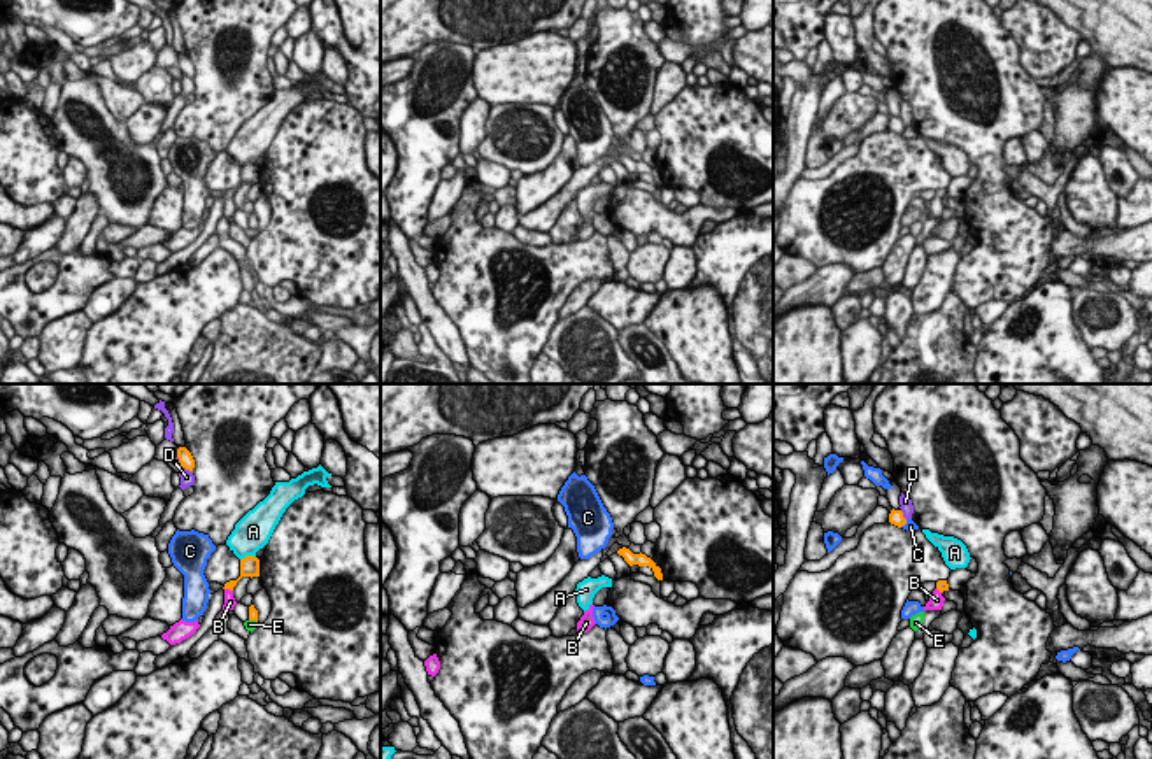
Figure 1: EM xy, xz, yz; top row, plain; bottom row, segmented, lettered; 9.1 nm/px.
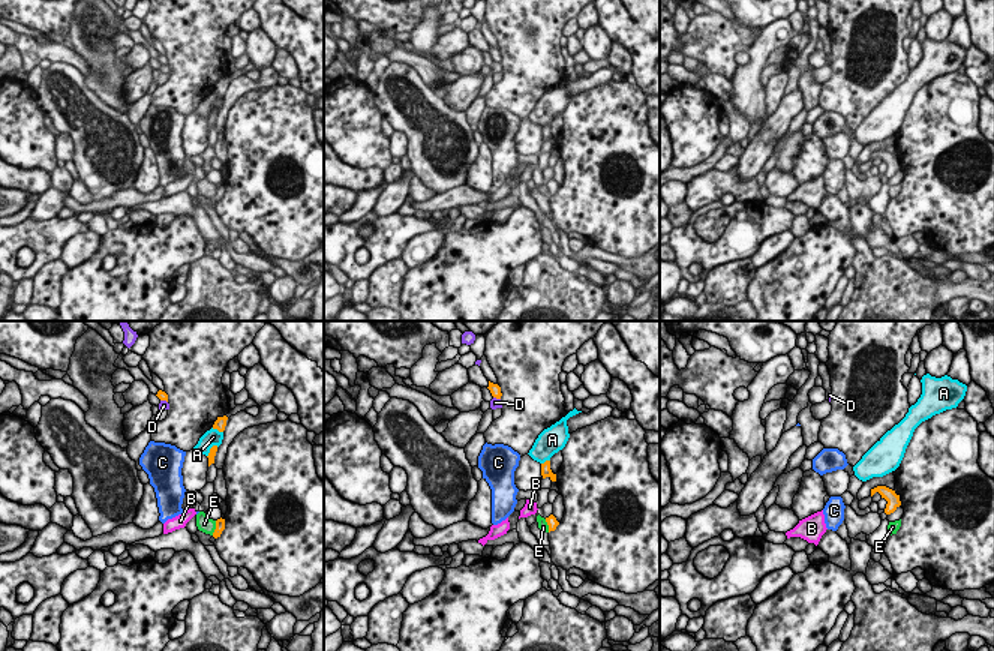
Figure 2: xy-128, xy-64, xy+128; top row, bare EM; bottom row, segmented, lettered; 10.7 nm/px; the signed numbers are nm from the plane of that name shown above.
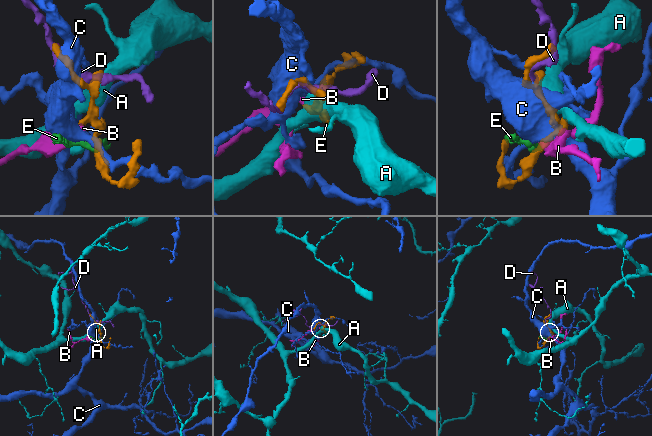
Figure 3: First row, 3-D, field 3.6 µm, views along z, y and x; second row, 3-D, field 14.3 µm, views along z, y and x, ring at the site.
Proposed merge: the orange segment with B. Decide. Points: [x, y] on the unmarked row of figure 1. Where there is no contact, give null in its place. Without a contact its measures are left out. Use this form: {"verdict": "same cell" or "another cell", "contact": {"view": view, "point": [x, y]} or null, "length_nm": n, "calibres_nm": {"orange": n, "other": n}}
{"verdict": "same cell", "contact": {"view": "xy", "point": [228, 195]}, "length_nm": 90, "calibres_nm": {"orange": 160, "other": 100}}

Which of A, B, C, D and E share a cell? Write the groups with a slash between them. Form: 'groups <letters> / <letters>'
groups A / B / C / D / E

